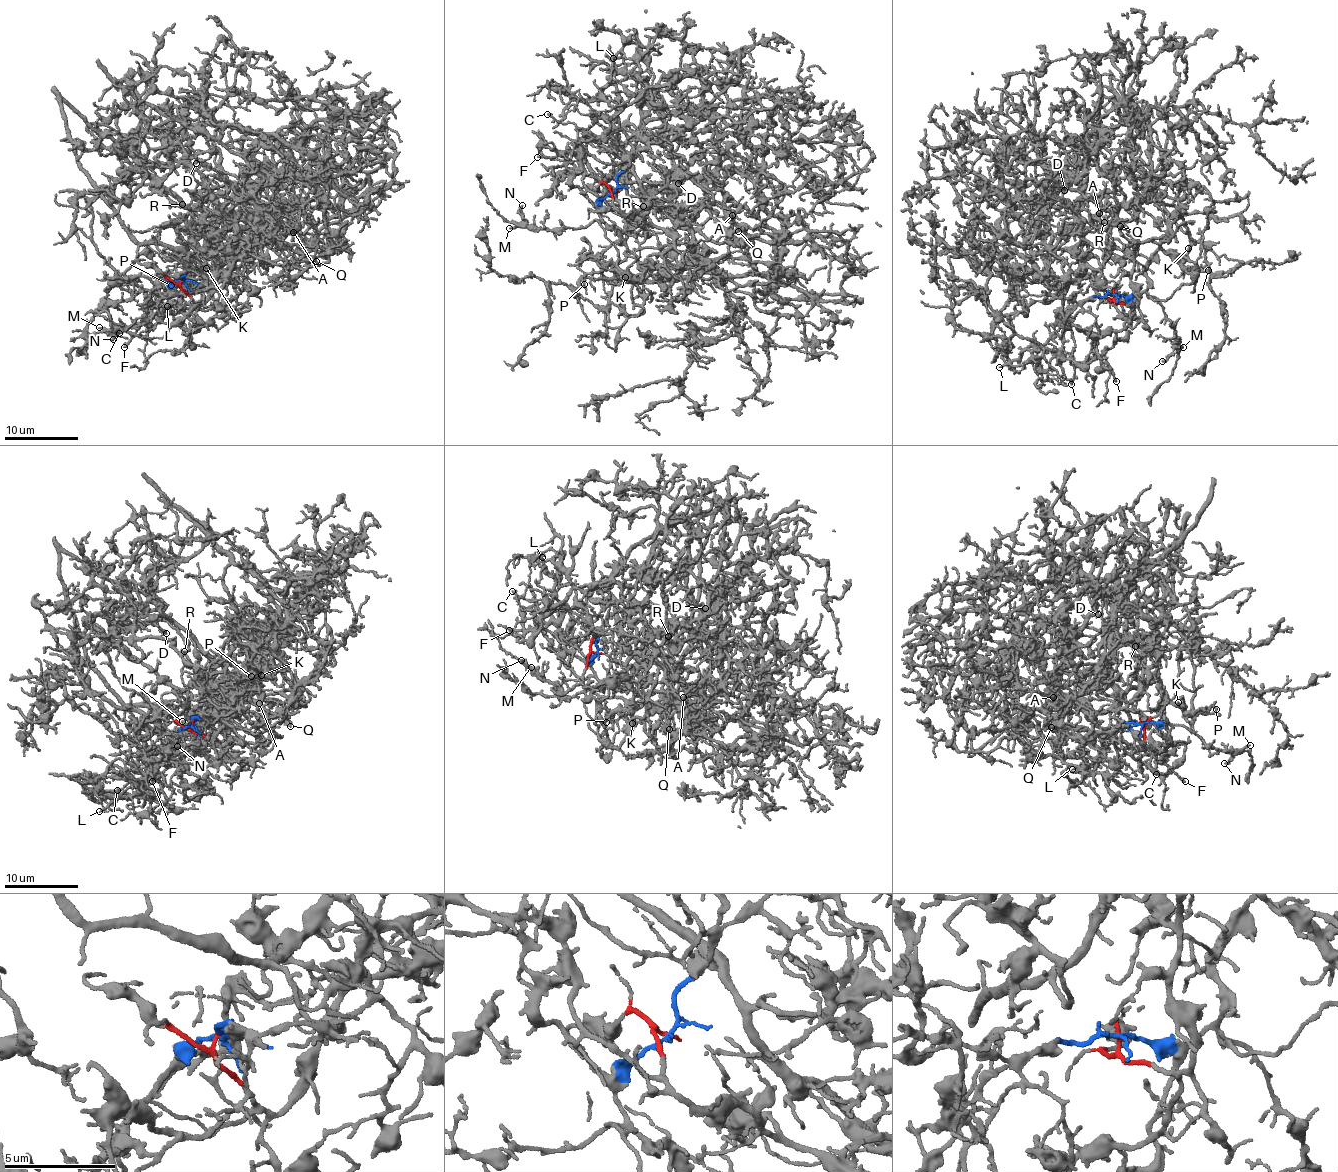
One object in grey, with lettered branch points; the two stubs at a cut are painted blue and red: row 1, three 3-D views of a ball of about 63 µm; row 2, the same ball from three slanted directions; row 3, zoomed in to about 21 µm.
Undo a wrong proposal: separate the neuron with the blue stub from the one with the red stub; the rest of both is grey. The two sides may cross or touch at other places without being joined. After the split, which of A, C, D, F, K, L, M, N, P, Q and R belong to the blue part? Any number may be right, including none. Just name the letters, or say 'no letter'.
C, F, K, L, M, N, P

